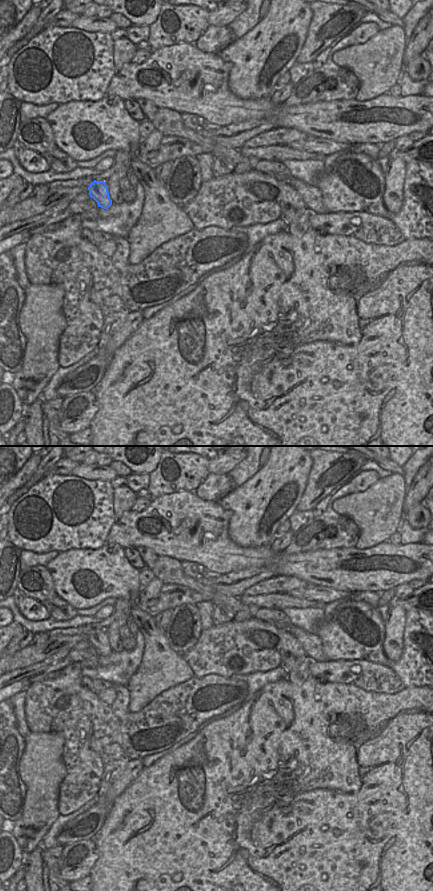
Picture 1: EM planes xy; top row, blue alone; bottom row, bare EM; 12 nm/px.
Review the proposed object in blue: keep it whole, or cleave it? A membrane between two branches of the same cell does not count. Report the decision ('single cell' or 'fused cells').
fused cells

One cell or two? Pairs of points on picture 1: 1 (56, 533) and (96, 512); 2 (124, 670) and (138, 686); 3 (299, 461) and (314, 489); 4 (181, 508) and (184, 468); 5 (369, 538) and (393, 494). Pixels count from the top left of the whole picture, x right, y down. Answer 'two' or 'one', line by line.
1: one
2: two
3: two
4: two
5: one

